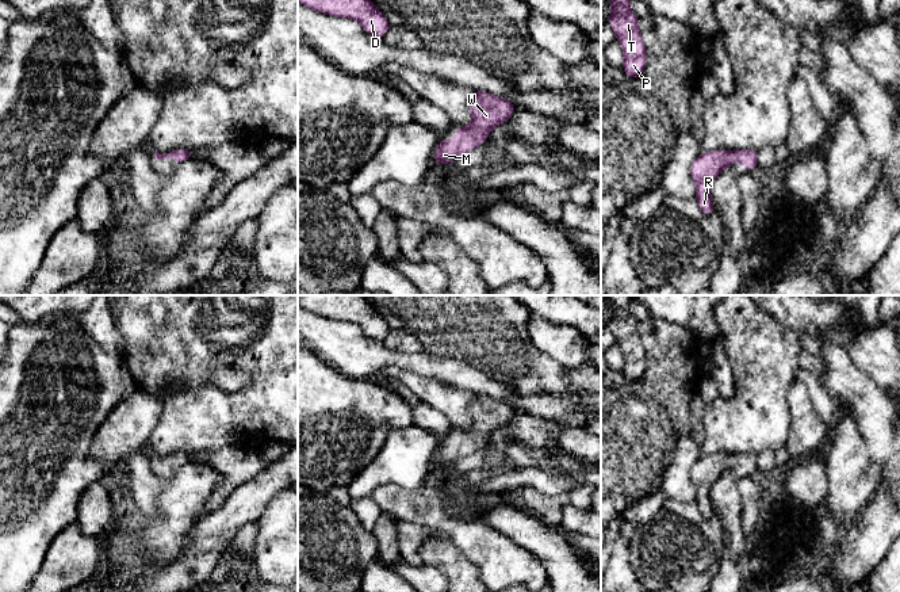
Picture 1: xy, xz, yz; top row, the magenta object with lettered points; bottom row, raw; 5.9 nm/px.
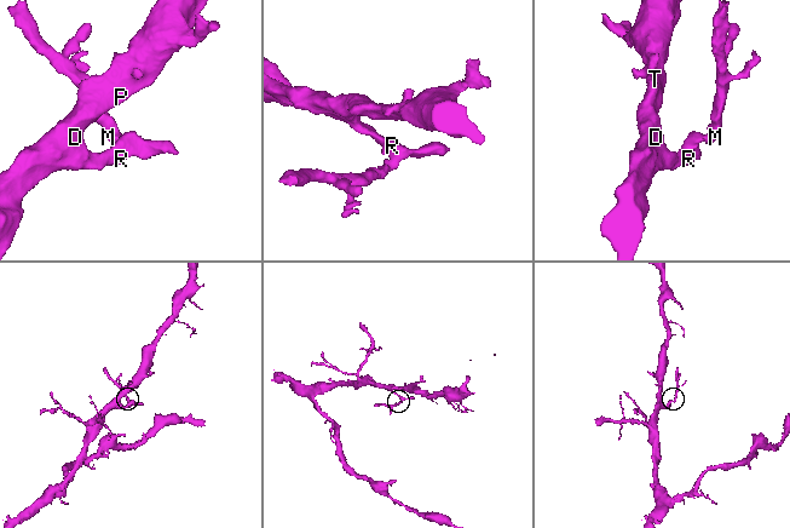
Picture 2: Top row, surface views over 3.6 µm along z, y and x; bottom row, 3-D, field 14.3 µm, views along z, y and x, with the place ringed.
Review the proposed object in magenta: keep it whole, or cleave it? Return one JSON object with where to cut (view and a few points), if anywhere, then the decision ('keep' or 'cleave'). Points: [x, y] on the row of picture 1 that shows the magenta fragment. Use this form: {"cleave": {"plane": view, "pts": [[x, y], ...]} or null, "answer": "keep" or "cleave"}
{"cleave": null, "answer": "keep"}

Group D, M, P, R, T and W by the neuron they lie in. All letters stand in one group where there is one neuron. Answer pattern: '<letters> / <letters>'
D M P R T W

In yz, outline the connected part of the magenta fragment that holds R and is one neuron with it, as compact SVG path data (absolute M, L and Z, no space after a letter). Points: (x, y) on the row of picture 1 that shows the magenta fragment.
M752 148L736 152L711 150L698 154L690 167L690 175L696 183L696 200L705 217L715 213L711 198L711 184L716 176L727 167L734 165L735 160L739 160L747 171L757 171L757 157L758 150Z

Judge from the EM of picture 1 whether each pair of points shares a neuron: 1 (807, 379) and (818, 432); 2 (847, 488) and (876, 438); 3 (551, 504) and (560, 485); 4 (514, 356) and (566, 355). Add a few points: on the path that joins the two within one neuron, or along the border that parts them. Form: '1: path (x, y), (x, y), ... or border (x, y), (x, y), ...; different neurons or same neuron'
1: border (799, 378), (808, 392), (815, 412), (830, 430); different neurons
2: border (856, 423), (868, 455), (881, 466), (880, 482); different neurons
3: border (578, 484), (555, 495), (543, 495), (525, 487); different neurons
4: border (528, 331), (529, 340), (566, 369); different neurons

